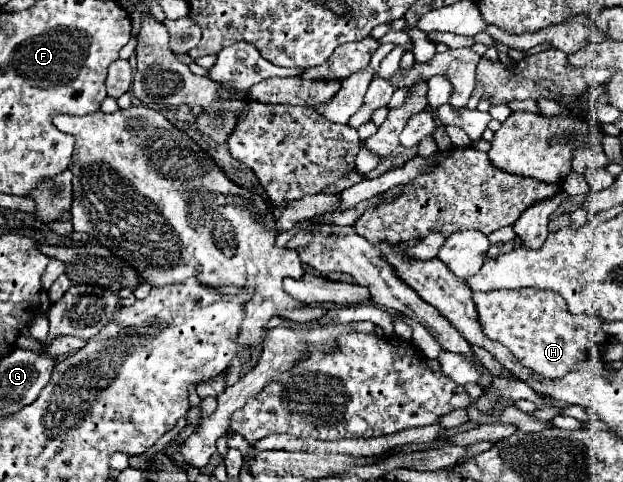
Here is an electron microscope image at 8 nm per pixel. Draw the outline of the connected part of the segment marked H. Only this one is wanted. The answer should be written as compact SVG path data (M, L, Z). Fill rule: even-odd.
M518 288L518 290L492 290L472 294L478 306L478 320L484 334L504 344L526 368L542 374L544 378L562 378L574 364L584 360L590 350L600 346L606 336L600 332L602 320L588 314L570 314L560 294Z

